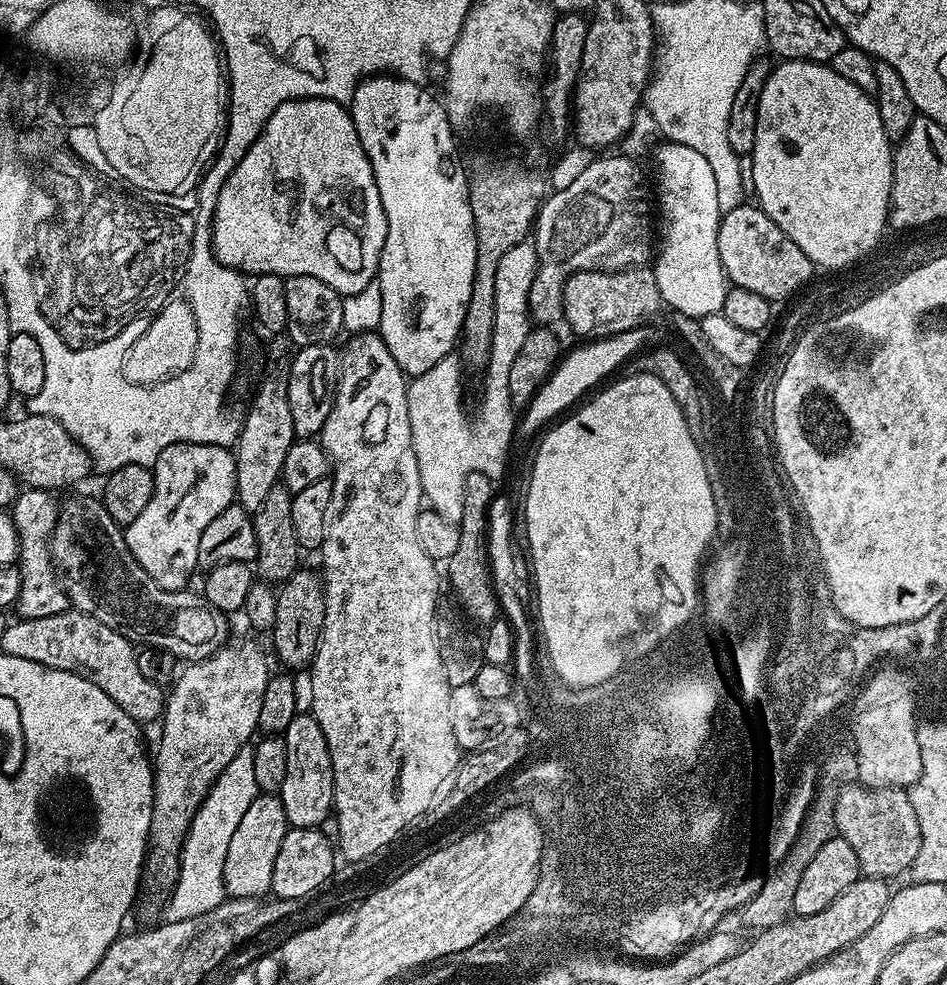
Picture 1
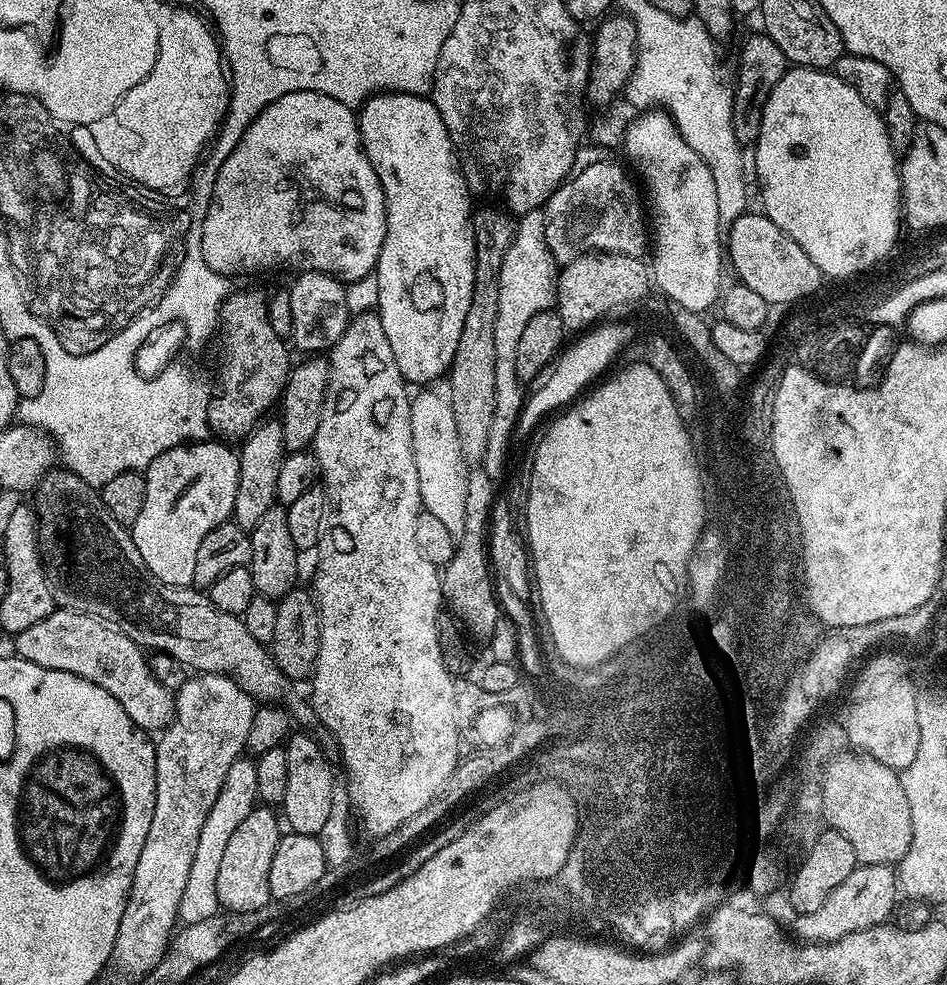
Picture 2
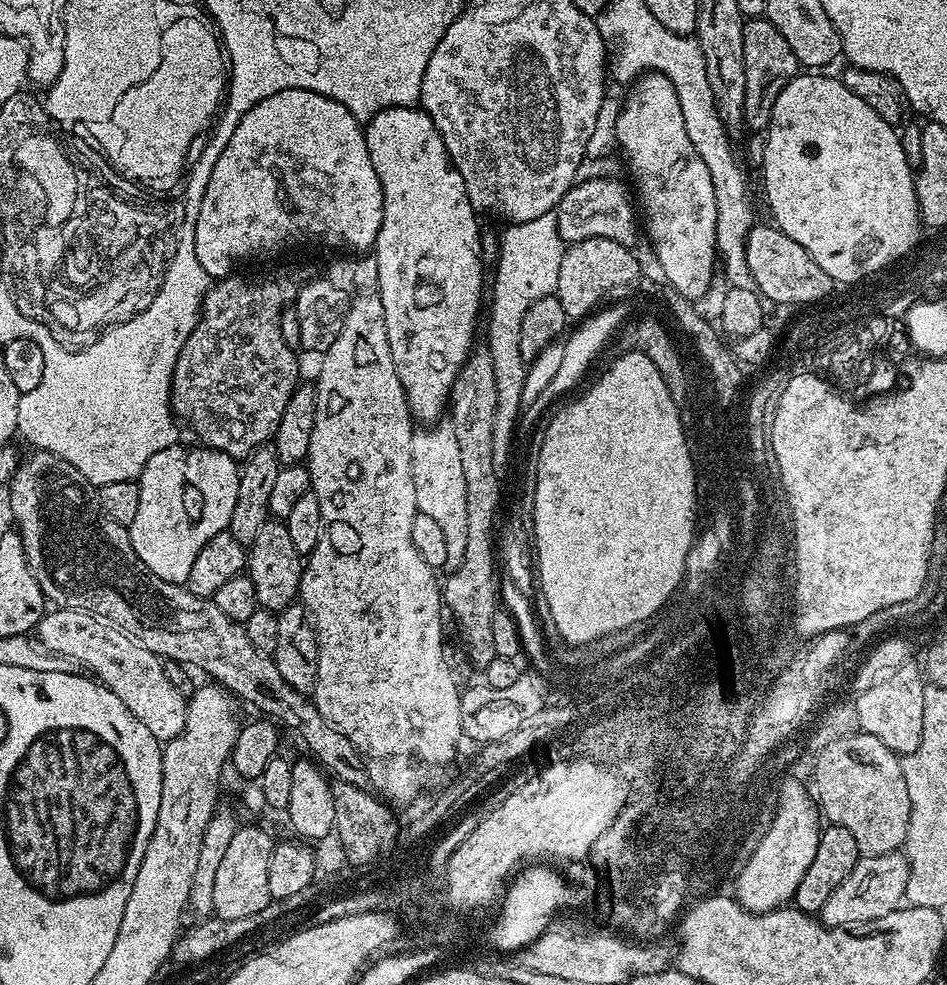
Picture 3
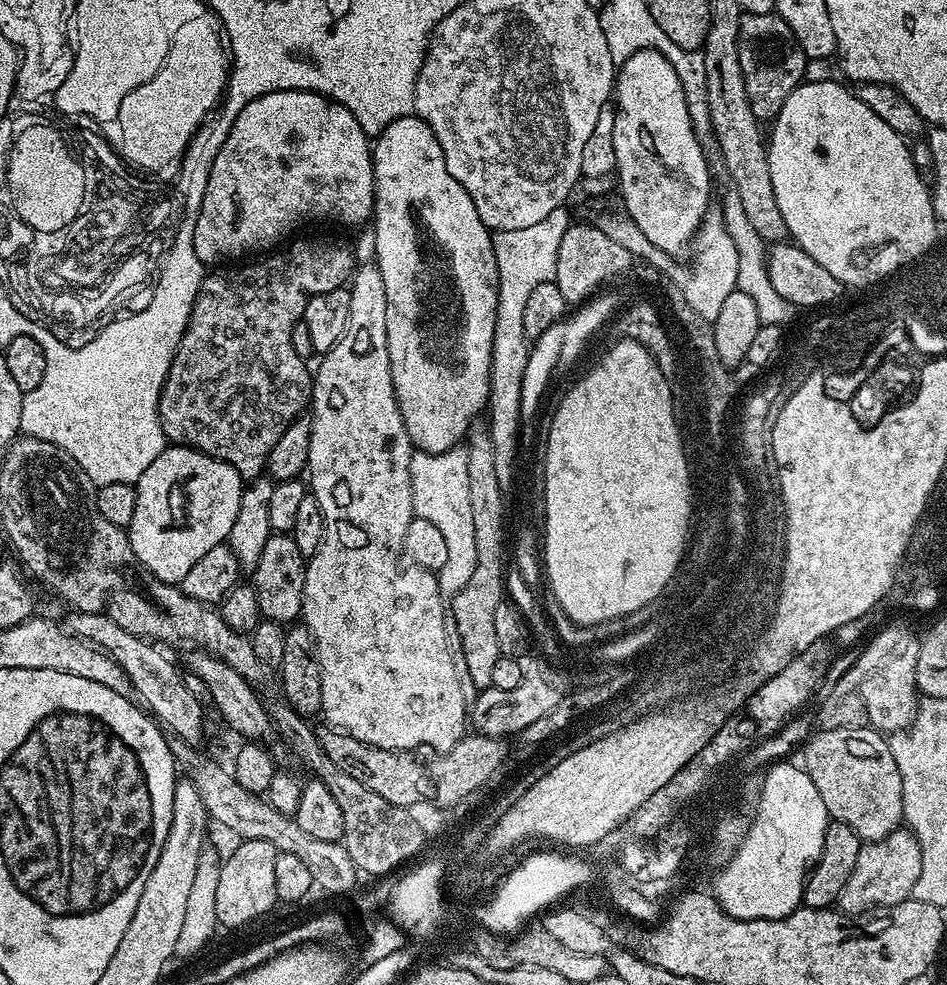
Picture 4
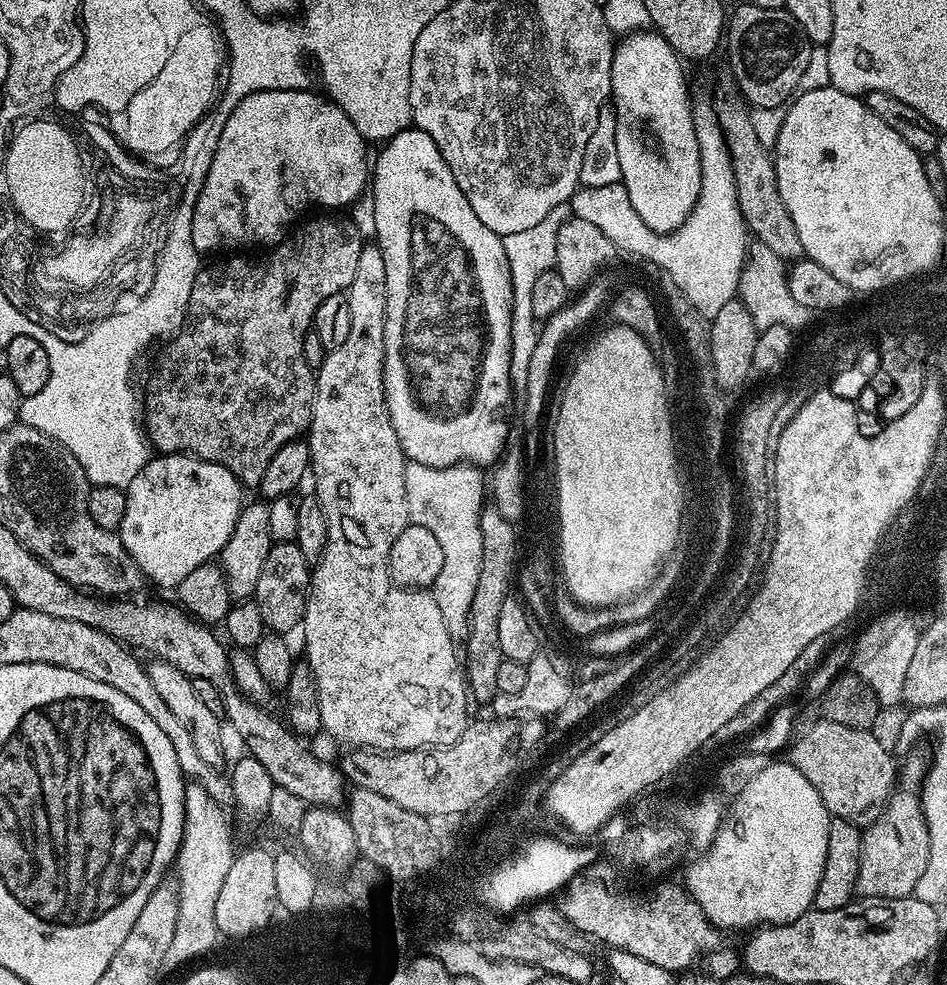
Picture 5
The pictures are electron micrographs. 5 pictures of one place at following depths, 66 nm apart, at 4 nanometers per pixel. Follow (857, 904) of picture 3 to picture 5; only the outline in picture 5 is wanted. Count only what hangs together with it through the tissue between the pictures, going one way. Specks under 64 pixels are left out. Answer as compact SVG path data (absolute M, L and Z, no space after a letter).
M909 755L909 760L902 764L902 783L888 797L879 818L867 825L860 837L856 892L861 897L897 900L913 895L918 878L925 873L930 857L930 834L918 785L925 777L926 760L914 755Z

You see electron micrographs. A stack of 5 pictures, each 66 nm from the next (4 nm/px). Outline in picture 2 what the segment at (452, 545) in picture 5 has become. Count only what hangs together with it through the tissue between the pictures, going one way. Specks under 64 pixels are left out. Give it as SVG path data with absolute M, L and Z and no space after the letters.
M441 378L411 397L412 413L412 449L414 462L418 466L418 486L423 511L433 514L444 523L446 530L454 537L460 537L465 529L466 494L462 489L468 481L469 467L467 457L461 452L461 442L456 437L454 410L450 398L450 386L447 379Z

